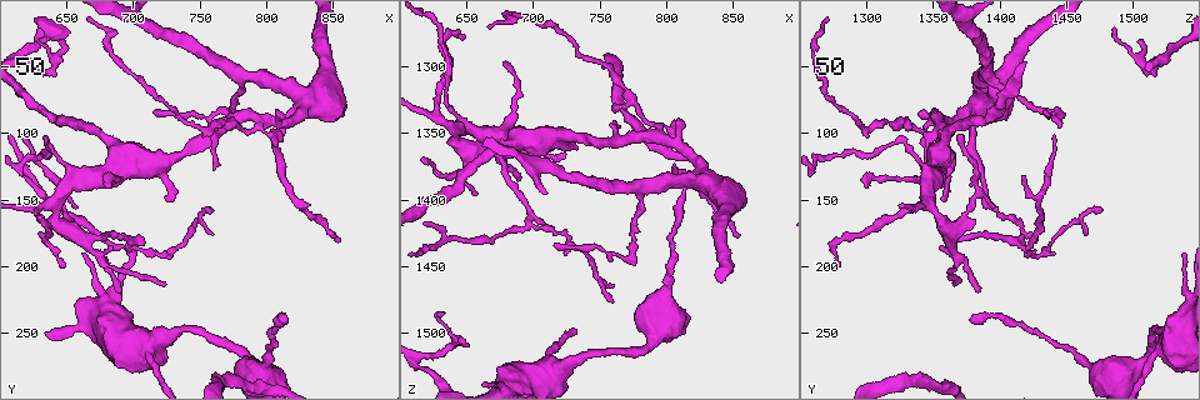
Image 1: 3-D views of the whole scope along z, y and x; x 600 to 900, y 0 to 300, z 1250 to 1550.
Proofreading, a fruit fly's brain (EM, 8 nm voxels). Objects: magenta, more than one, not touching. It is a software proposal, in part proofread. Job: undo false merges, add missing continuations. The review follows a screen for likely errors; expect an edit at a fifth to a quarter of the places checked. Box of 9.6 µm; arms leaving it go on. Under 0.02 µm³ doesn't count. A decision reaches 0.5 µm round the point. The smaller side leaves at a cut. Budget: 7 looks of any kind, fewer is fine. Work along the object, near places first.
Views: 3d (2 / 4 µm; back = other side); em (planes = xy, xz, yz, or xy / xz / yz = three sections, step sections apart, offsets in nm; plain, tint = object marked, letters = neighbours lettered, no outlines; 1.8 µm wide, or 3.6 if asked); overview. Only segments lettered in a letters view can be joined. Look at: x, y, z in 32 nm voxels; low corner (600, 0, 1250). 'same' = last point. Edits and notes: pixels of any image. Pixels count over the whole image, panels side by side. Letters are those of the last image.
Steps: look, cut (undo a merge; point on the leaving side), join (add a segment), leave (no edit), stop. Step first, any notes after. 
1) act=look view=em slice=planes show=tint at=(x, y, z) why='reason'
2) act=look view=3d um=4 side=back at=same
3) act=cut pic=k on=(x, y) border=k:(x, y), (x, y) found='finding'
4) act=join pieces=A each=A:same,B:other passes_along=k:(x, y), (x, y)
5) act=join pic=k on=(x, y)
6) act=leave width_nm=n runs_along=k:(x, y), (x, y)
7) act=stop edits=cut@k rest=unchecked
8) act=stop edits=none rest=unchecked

act=look view=em slice=planes show=letters at=(794, 90, 1354) why='side arm on a straight run'

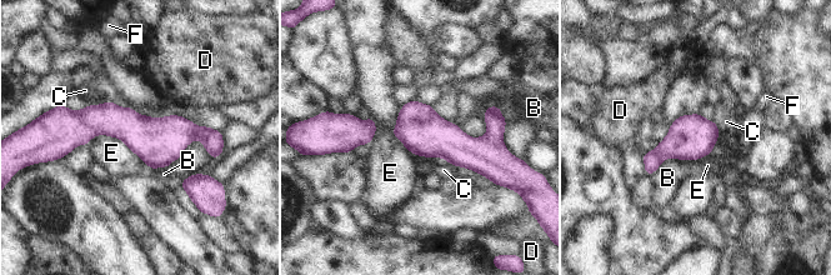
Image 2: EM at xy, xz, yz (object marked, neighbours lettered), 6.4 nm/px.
act=cut pic=2 on=(651, 160) width_nm=280 each=B:other,C:other,D:other,E:other,F:other border=2:(654, 150), (662, 159) found='two cells meet here'

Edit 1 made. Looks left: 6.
act=look view=overview why='see it whole again'

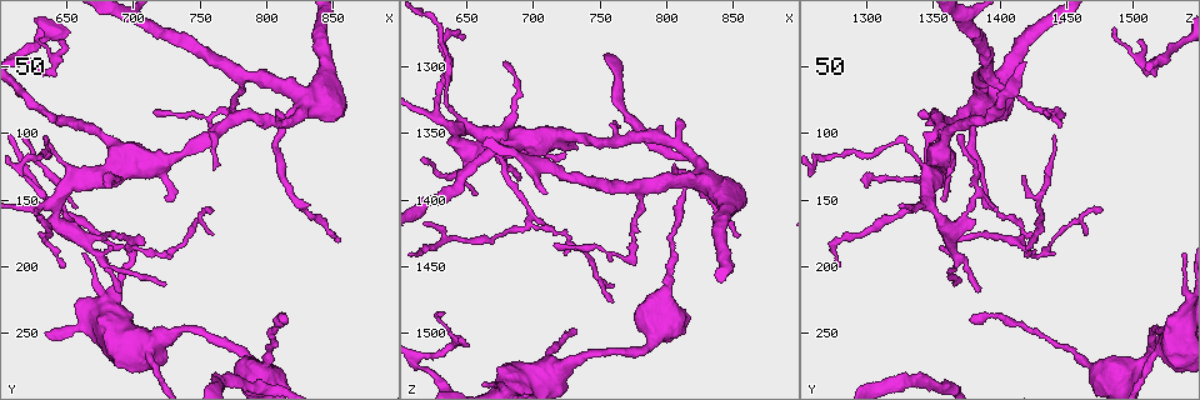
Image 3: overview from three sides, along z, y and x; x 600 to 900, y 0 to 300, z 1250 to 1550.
act=look view=em slice=yz step=4 show=tint at=(772, 84, 1442) why='abrupt turn'

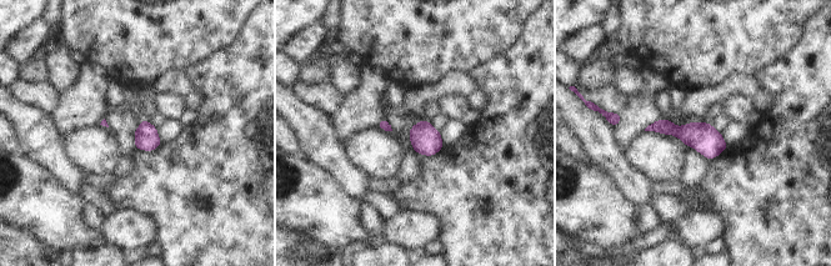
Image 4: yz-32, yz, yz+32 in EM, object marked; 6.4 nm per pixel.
act=look view=em slice=planes show=tint at=same why='cut it another way'

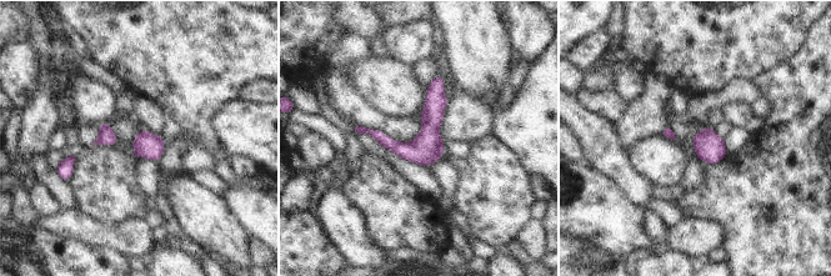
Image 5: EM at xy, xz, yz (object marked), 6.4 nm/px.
act=look view=em slice=planes show=letters at=same why='what lies round it'

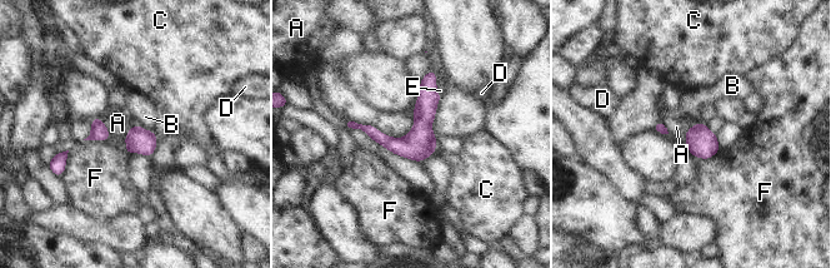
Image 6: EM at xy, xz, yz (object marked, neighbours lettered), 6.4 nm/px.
act=leave width_nm=160 longest_contact=A:440nm each=A:other,B:other,C:other,D:other,E:other,F:other found='one cell here'

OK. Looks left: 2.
act=look view=em slice=planes show=plain at=(636, 56, 1512) why='sharp bend'

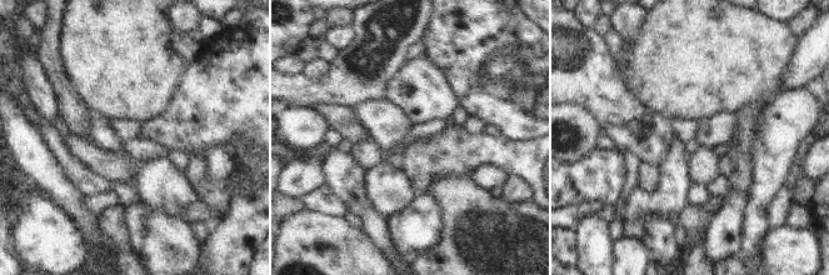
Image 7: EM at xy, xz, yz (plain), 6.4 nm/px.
act=look view=em slice=planes show=letters at=same

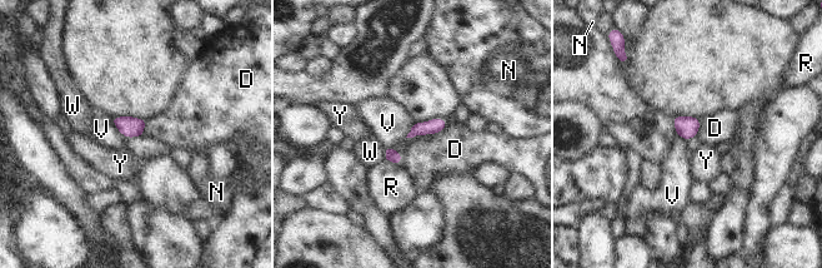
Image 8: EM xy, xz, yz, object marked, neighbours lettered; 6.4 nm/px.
act=leave width_nm=100 each=D:other,N:other,R:other,V:other,W:other,Y:other border=8:(110, 118), (114, 125), (126, 137) found='all the same cell'

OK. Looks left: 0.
act=stop edits=cut@2 rest=unchecked

